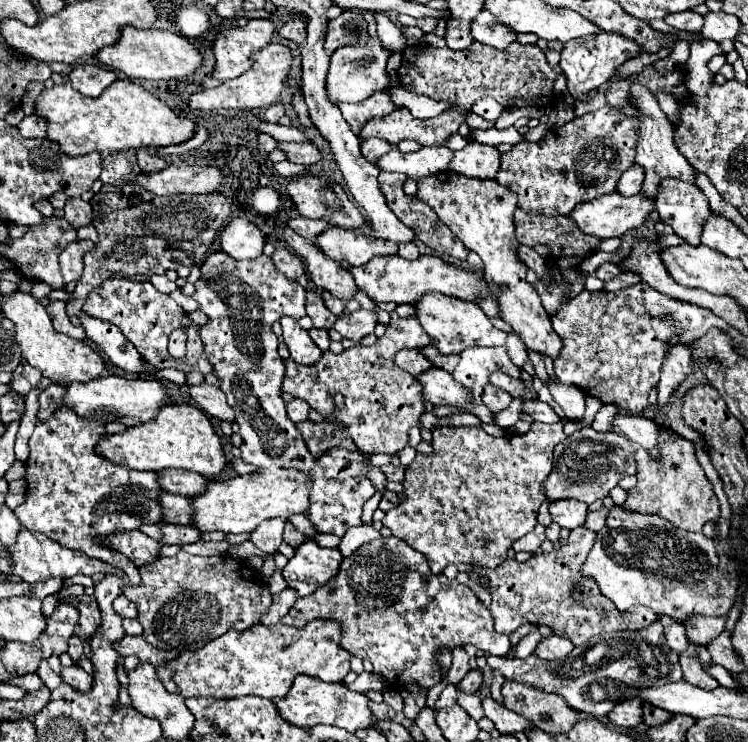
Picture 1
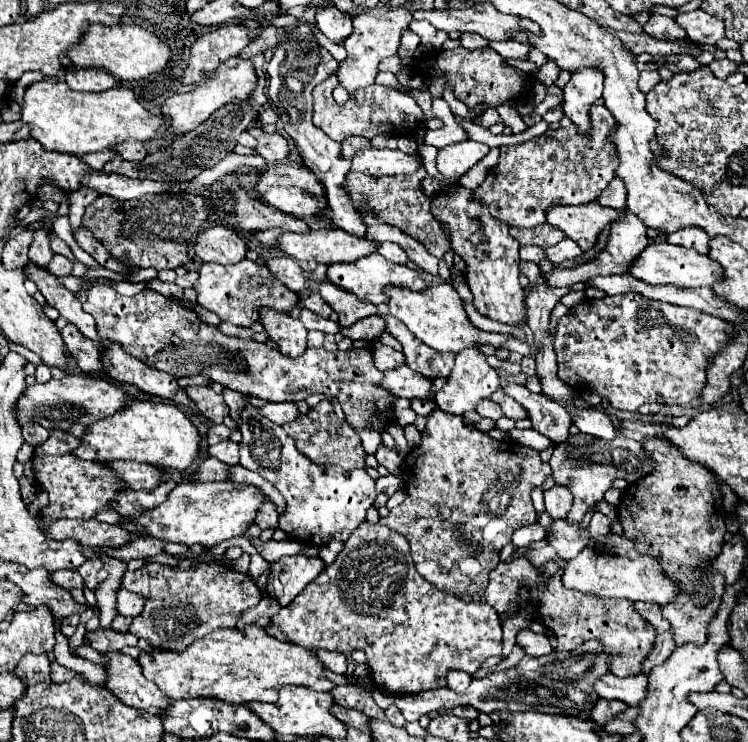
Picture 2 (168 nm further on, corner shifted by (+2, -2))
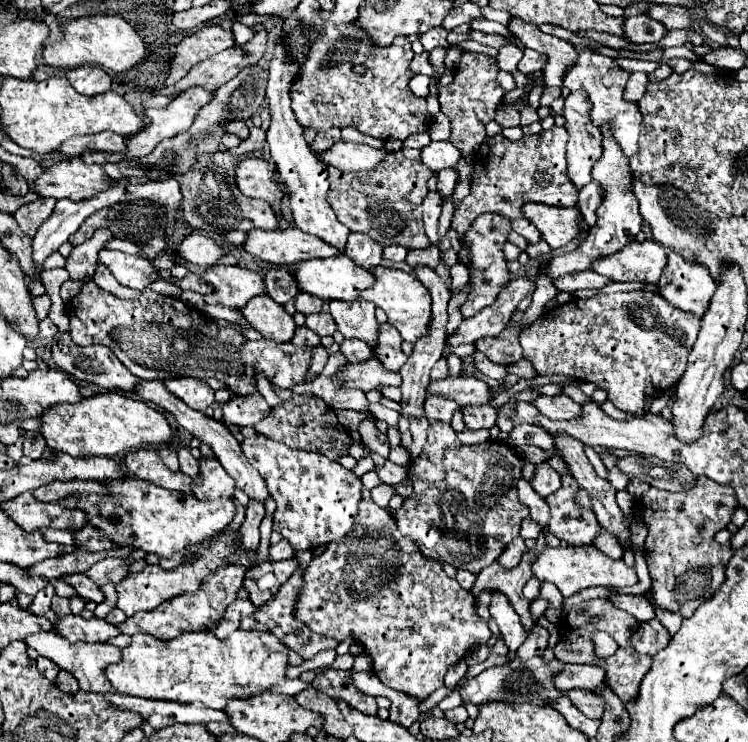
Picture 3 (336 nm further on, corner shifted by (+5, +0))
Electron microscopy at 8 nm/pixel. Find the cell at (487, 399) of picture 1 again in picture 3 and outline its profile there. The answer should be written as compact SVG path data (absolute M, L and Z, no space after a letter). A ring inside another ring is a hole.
M467 405L463 407L463 419L467 429L491 429L497 421L497 409L489 405L483 407Z

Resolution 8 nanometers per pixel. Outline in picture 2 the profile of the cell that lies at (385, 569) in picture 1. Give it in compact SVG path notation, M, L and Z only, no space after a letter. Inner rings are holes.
M364 521L354 529L348 541L344 541L336 561L326 565L326 569L310 581L310 585L306 585L290 605L282 607L272 617L272 623L276 623L290 641L304 645L306 649L326 649L346 655L354 649L362 649L368 657L370 677L378 683L378 689L388 695L446 687L448 671L460 669L472 675L488 657L502 653L502 627L498 623L498 613L494 613L486 601L464 601L452 593L434 589L434 585L416 573L406 537L386 525L382 527L382 523L370 521Z

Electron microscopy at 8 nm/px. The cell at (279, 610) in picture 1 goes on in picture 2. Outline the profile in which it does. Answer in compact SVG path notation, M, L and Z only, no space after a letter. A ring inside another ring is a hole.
M262 597L262 601L260 601L254 609L256 609L256 615L258 615L256 621L254 621L254 625L266 627L266 625L270 623L270 619L278 613L280 605L278 605L278 601L272 599L272 597Z

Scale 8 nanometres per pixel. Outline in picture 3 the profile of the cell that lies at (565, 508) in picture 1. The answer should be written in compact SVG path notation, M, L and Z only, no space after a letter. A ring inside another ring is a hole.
M541 463L541 465L537 465L531 487L537 491L539 497L547 499L551 493L555 493L561 487L561 477L555 469L551 469L549 463Z

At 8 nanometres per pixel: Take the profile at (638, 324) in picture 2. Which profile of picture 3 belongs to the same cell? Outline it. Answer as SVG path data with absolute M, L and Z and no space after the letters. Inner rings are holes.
M629 291L609 295L599 293L591 299L571 299L565 305L557 305L545 311L533 325L525 327L519 339L523 357L533 363L539 375L567 375L581 383L595 383L599 389L607 391L609 401L617 409L641 415L647 399L653 399L679 383L699 331L701 319L697 315L679 311L659 293Z

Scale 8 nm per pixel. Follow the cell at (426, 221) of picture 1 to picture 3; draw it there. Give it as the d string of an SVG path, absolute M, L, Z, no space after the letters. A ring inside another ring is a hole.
M401 149L389 153L387 159L375 171L345 173L335 167L329 167L329 203L337 219L351 231L361 231L379 239L379 245L403 245L411 249L431 247L429 237L425 235L421 219L421 201L427 195L427 179L433 177L427 165L421 161L419 149Z

